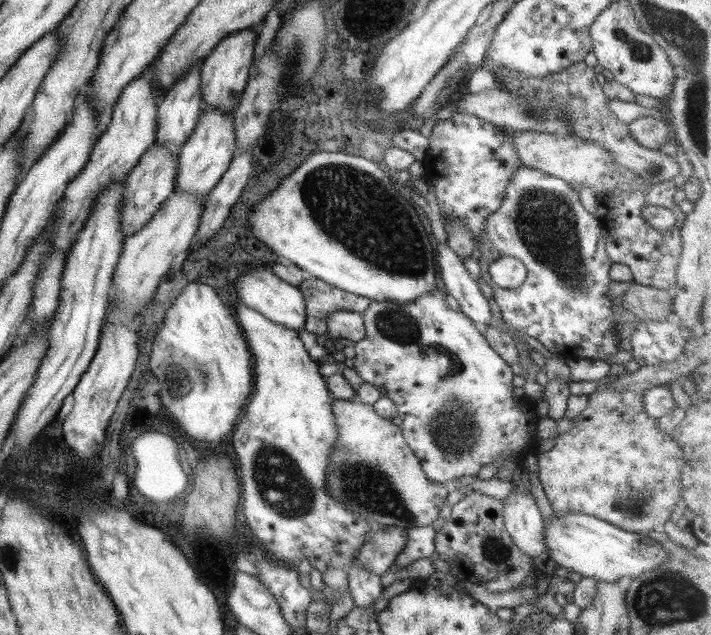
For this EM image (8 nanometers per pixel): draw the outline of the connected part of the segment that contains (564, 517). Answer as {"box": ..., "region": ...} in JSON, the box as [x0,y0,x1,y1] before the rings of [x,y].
{"box":[544,514,668,582],"region":[[[552,514],[548,523],[544,524],[544,546],[549,558],[560,567],[569,569],[584,578],[593,578],[596,582],[617,582],[625,576],[631,580],[641,574],[661,567],[667,560],[668,554],[662,544],[648,538],[646,534],[623,531],[607,522],[589,516],[589,514]]]}

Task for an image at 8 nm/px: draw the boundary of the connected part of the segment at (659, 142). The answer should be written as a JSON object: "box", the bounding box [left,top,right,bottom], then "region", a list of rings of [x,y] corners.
{"box":[628,116,671,149],"region":[[[639,116],[628,125],[628,130],[631,138],[645,148],[659,149],[663,144],[671,141],[671,129],[665,120]]]}

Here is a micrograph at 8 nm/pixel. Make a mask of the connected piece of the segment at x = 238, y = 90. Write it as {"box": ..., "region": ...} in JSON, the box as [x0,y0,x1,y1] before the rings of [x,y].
{"box":[200,28,255,113],"region":[[[245,28],[239,32],[231,32],[214,46],[213,51],[200,64],[200,91],[202,112],[216,109],[221,113],[232,113],[249,78],[249,65],[253,60],[255,32]]]}

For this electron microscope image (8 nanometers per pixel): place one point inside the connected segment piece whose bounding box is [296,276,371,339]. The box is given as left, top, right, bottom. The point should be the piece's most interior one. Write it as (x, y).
(321, 300)

